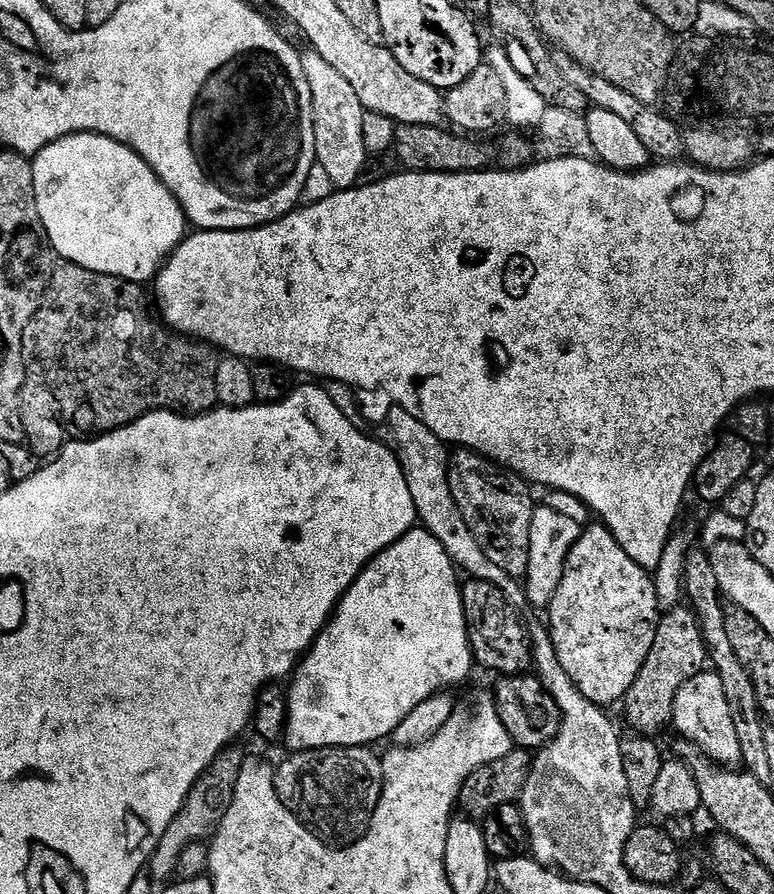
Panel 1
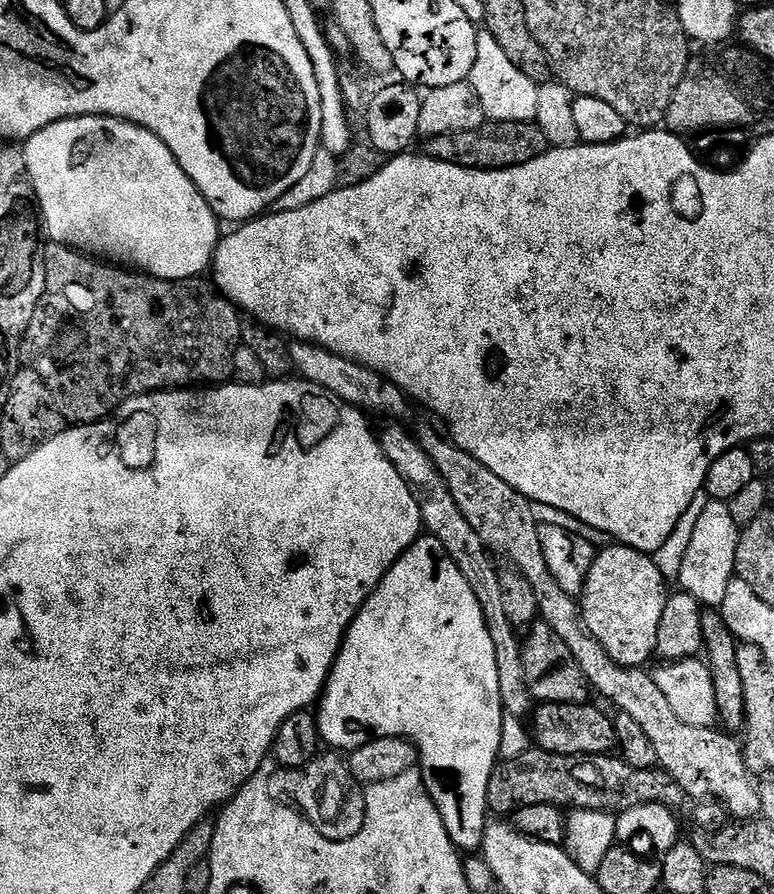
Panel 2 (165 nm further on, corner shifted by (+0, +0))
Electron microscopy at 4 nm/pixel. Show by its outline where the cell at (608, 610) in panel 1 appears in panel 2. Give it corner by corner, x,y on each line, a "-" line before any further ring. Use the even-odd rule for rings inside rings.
612,542
609,545
609,548
601,547
597,551
590,566
584,590
578,597
580,611
588,633
598,640
610,659
627,668
644,668
647,660
656,656
658,625
662,623
662,610
666,610
670,588
664,585
664,576
649,553
628,548
619,542

